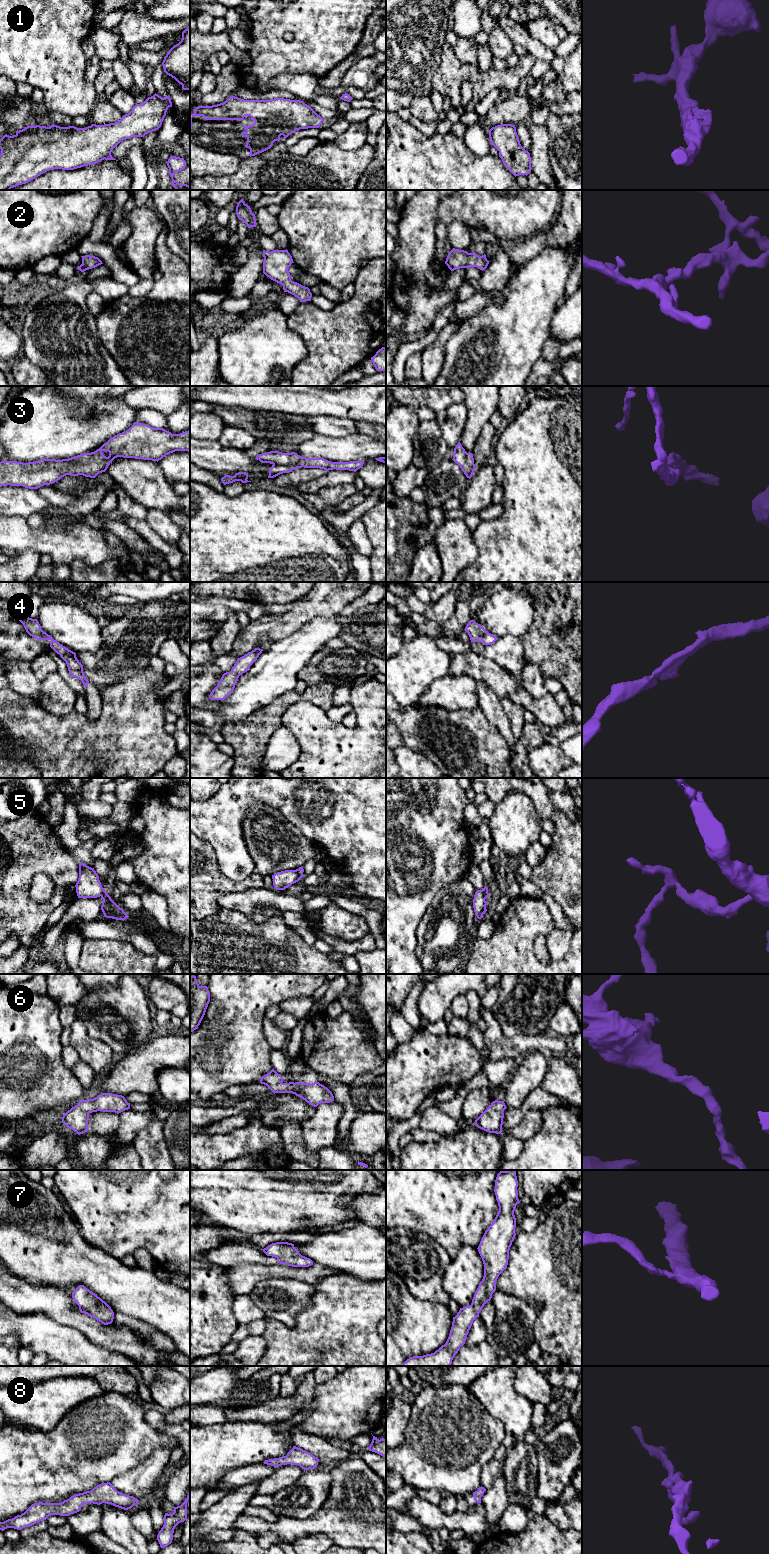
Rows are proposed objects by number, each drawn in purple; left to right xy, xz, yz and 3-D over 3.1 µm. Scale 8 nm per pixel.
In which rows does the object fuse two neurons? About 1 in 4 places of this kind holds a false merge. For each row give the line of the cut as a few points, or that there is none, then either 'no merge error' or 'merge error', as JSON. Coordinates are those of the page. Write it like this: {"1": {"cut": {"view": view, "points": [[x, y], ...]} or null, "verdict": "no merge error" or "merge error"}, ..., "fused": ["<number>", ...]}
{"1": {"cut": null, "verdict": "no merge error"}, "2": {"cut": null, "verdict": "no merge error"}, "3": {"cut": null, "verdict": "no merge error"}, "4": {"cut": null, "verdict": "no merge error"}, "5": {"cut": {"view": "xy", "points": [[104, 890], [100, 895]]}, "verdict": "merge error"}, "6": {"cut": null, "verdict": "no merge error"}, "7": {"cut": null, "verdict": "no merge error"}, "8": {"cut": null, "verdict": "no merge error"}, "fused": ["5"]}

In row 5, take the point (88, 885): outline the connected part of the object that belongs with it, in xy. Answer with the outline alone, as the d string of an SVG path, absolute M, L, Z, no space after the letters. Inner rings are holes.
M79 862L79 878L75 887L78 898L97 898L105 891L94 868L82 862Z

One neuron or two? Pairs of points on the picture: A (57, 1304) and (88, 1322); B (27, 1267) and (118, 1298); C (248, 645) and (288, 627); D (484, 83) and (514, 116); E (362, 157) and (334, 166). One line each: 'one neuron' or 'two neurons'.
A: one neuron
B: one neuron
C: one neuron
D: two neurons
E: one neuron

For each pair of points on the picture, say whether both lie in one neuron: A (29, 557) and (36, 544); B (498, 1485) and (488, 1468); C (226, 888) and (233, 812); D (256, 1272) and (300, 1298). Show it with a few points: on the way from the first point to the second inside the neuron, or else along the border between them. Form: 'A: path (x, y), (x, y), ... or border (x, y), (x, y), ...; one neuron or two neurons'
A: border (16, 552), (31, 550), (40, 556); two neurons
B: border (502, 1472), (486, 1490); two neurons
C: border (216, 857), (228, 878), (250, 876); two neurons
D: border (289, 1276), (265, 1277), (248, 1293); two neurons

